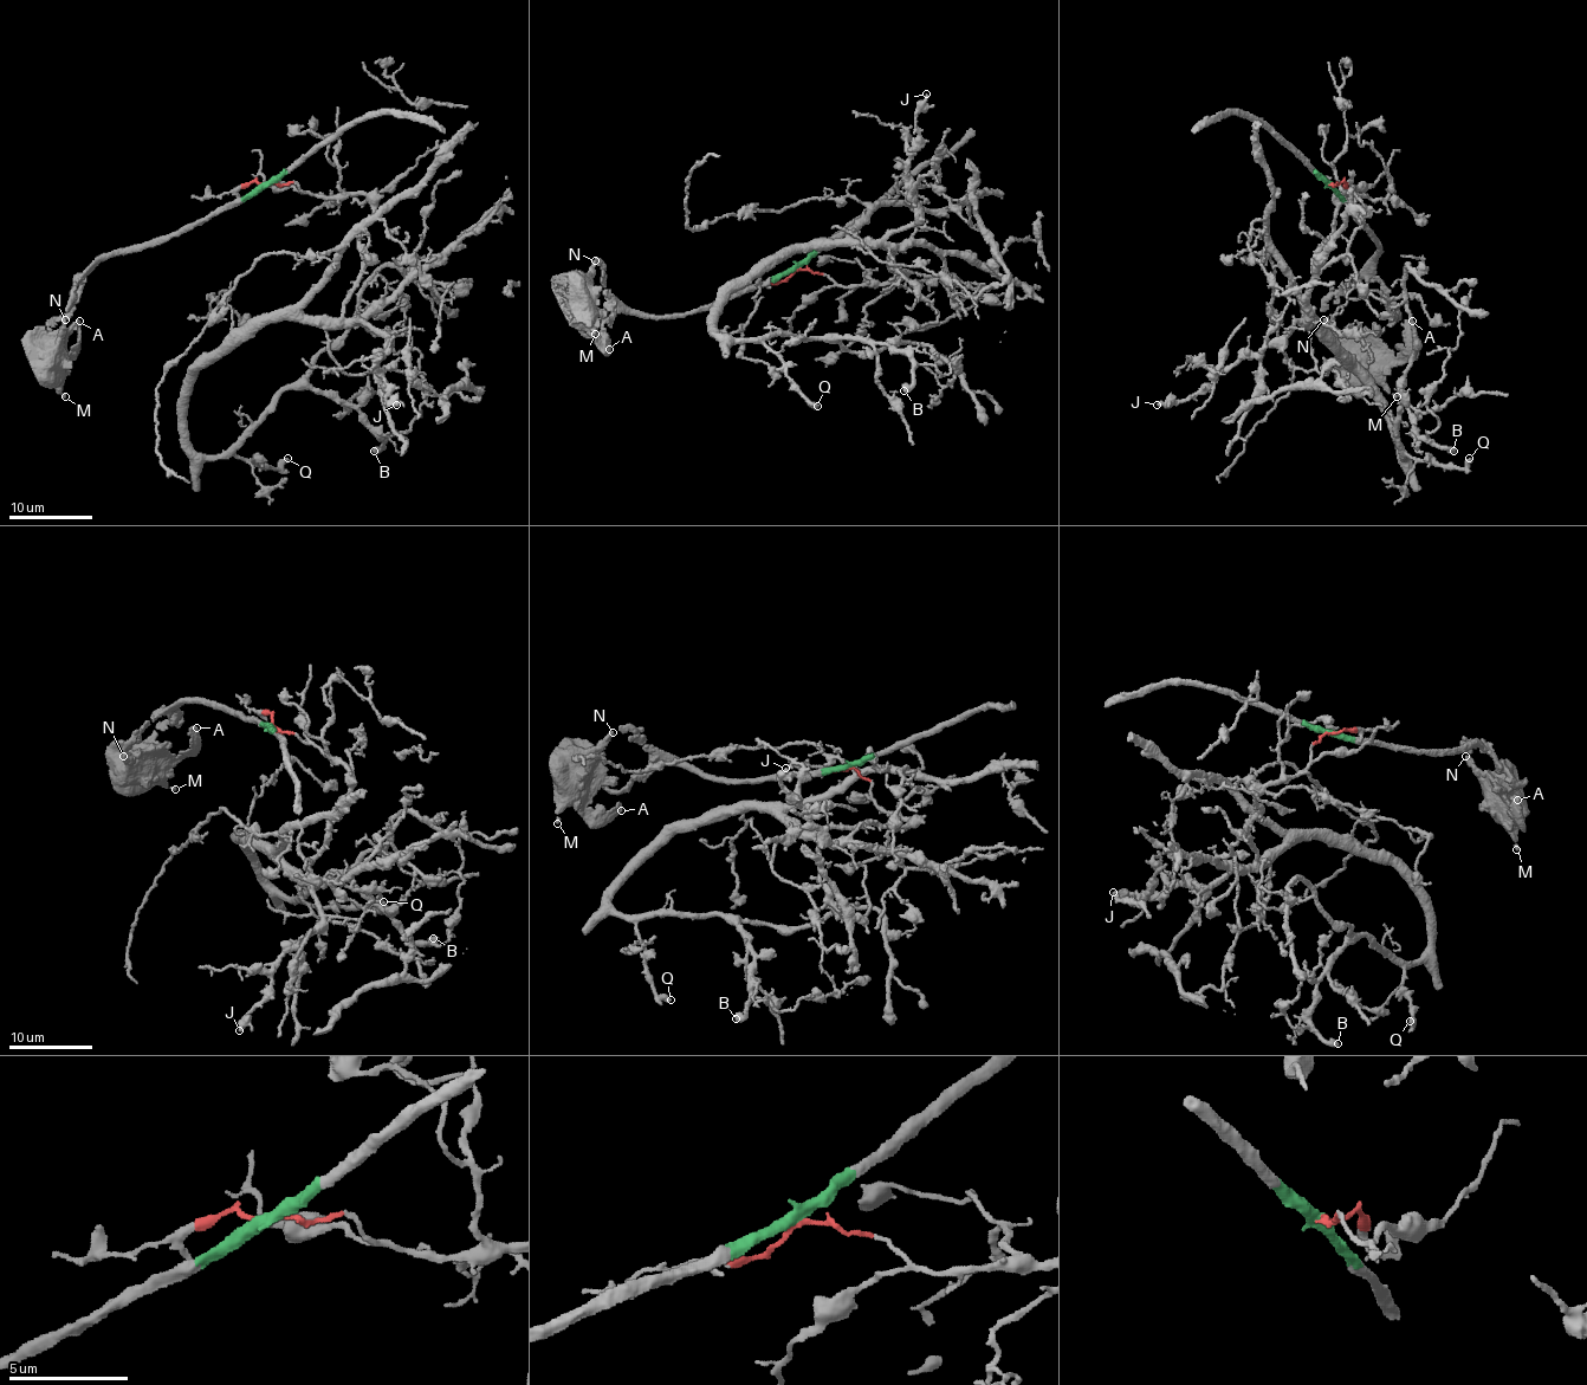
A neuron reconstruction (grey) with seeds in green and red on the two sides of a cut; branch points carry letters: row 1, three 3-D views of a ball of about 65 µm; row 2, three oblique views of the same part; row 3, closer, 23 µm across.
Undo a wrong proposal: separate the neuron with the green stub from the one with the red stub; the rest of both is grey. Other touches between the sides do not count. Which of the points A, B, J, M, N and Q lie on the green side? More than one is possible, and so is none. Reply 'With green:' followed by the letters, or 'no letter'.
With green: A, M, N

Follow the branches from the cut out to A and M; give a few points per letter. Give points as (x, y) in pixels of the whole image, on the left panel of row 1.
A: (265, 186), (177, 231), (109, 252), (82, 283), (73, 306), (46, 324), (65, 357), (78, 345), (79, 321)
M: (265, 186), (177, 231), (109, 252), (82, 283), (67, 312), (46, 324), (53, 384), (65, 397)

